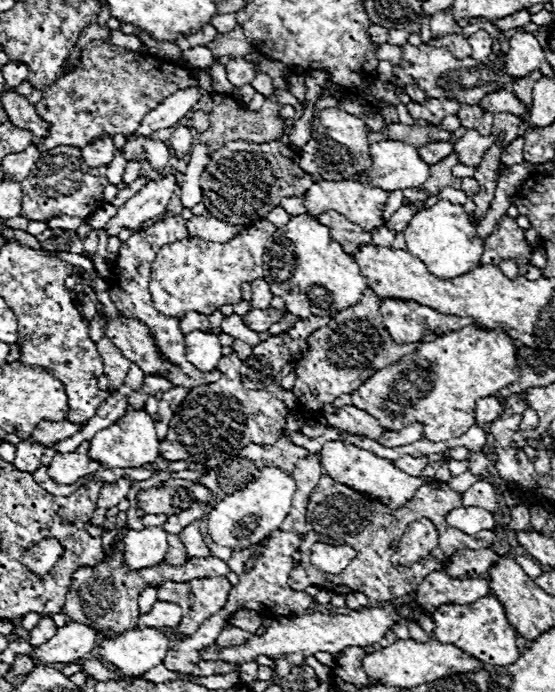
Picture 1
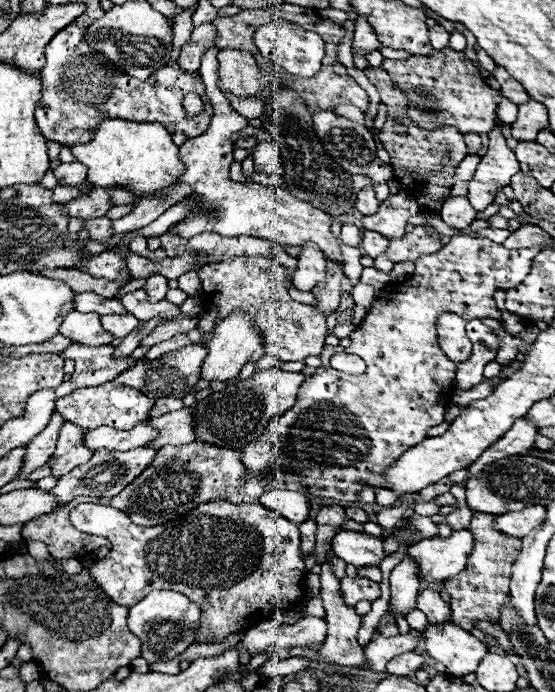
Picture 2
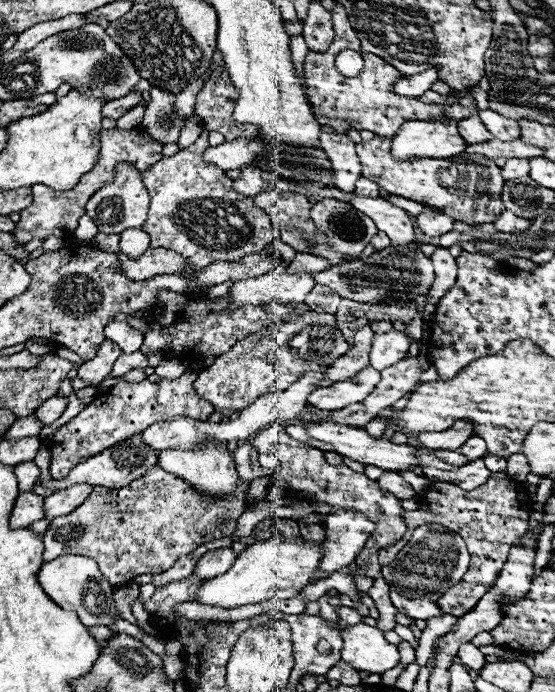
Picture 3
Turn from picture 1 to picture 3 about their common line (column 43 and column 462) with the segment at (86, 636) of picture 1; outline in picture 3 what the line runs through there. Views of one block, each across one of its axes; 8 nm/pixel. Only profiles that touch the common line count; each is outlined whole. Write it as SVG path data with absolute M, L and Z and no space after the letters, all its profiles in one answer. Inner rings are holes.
M468 642L468 644L464 644L464 646L460 646L460 650L458 650L458 656L462 658L462 664L464 666L468 666L468 668L472 668L472 670L476 670L476 672L480 672L482 668L484 668L484 654L478 650L478 646L474 646L472 642Z

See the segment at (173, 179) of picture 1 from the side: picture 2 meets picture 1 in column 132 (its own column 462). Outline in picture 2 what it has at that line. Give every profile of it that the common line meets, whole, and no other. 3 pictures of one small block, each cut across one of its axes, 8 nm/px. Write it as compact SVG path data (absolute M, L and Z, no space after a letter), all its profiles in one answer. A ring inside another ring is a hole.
M452 196L442 204L440 216L448 226L452 226L456 230L464 230L476 220L476 210L472 210L468 198Z

